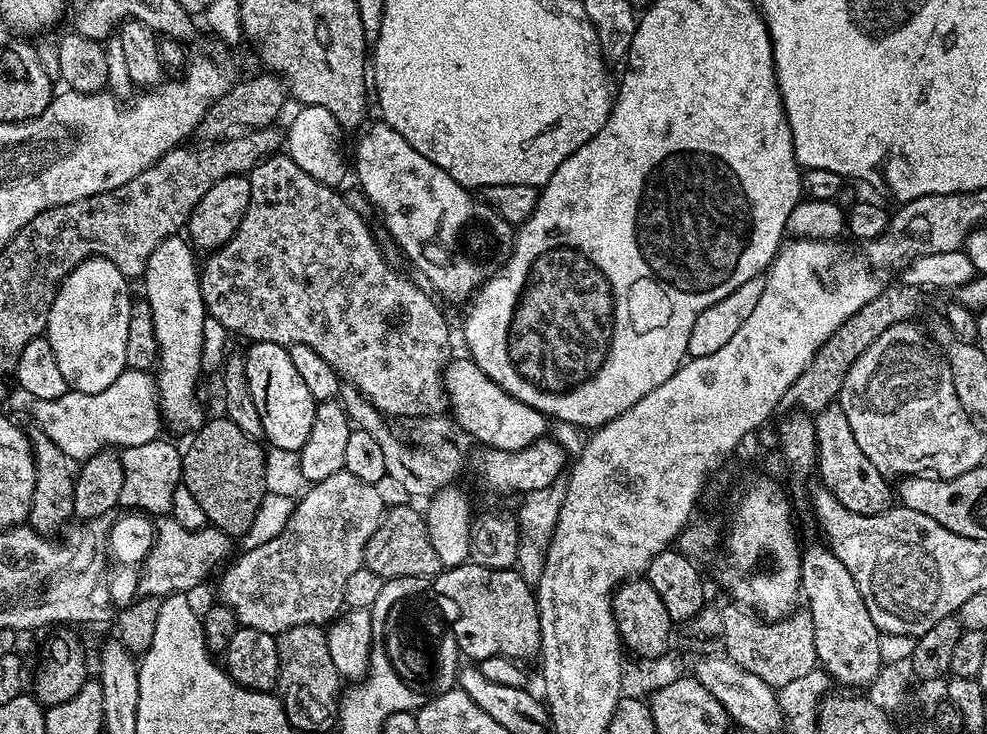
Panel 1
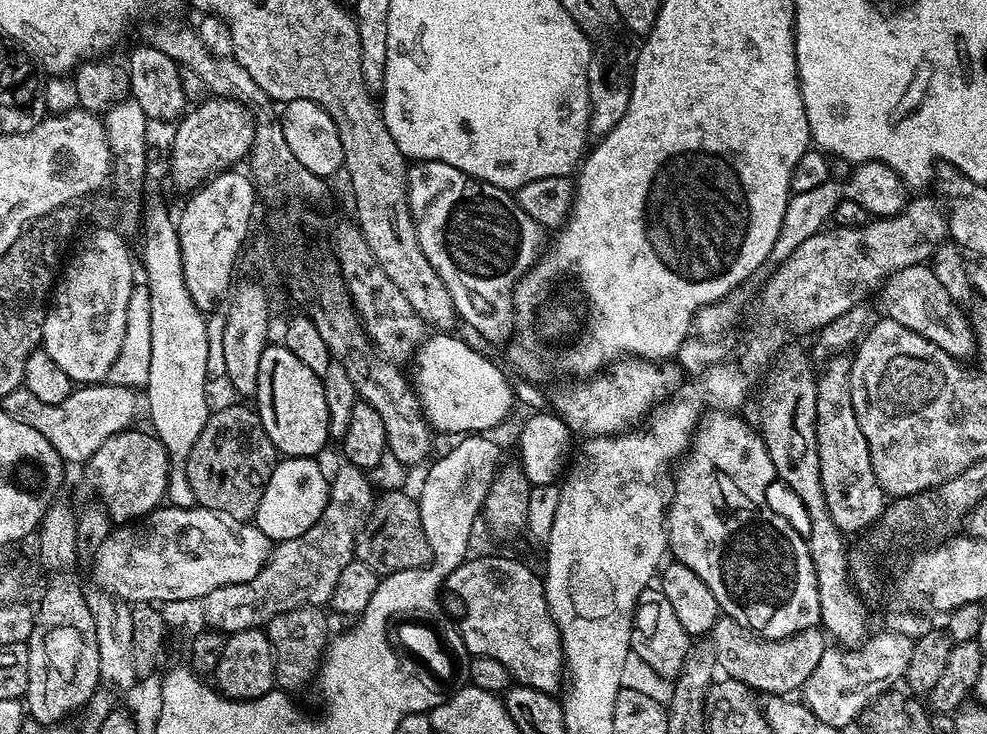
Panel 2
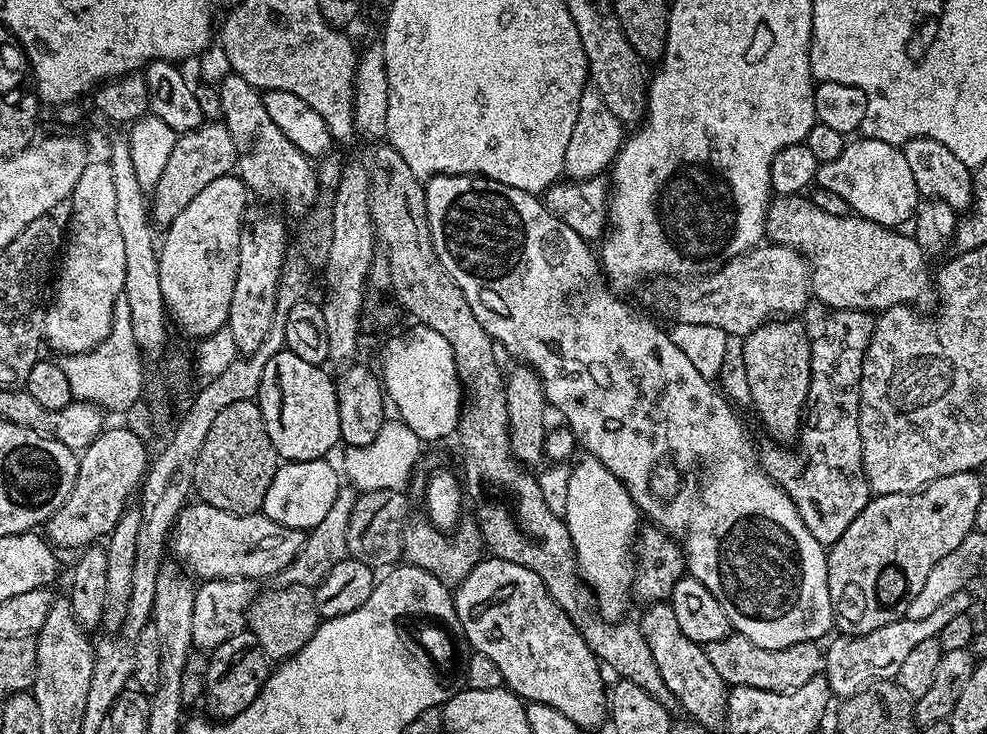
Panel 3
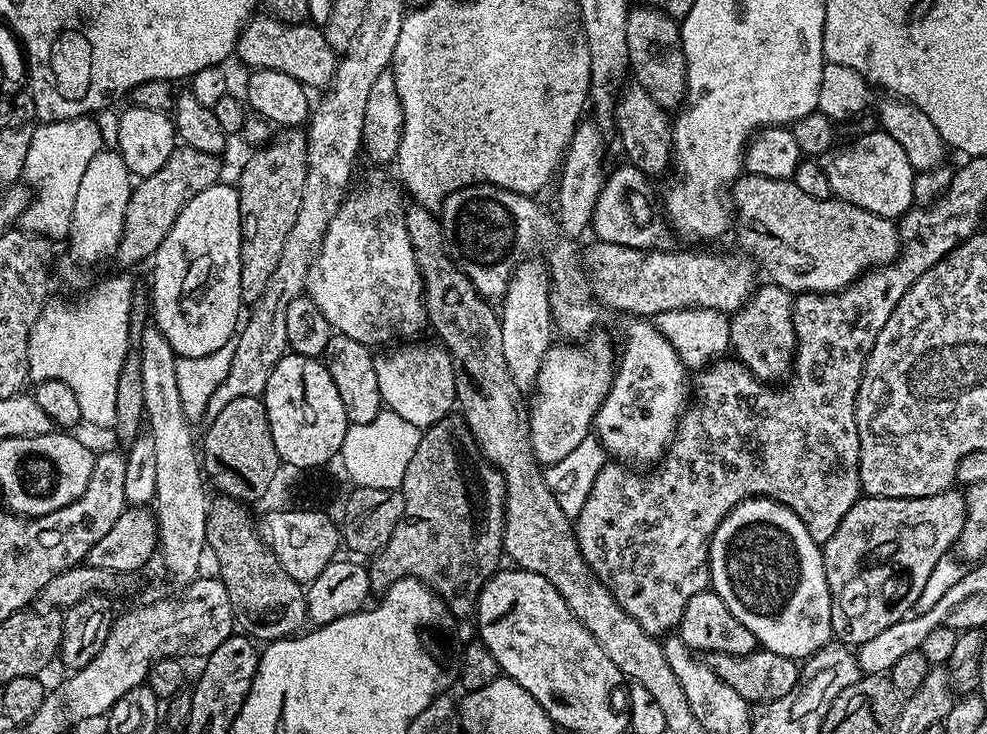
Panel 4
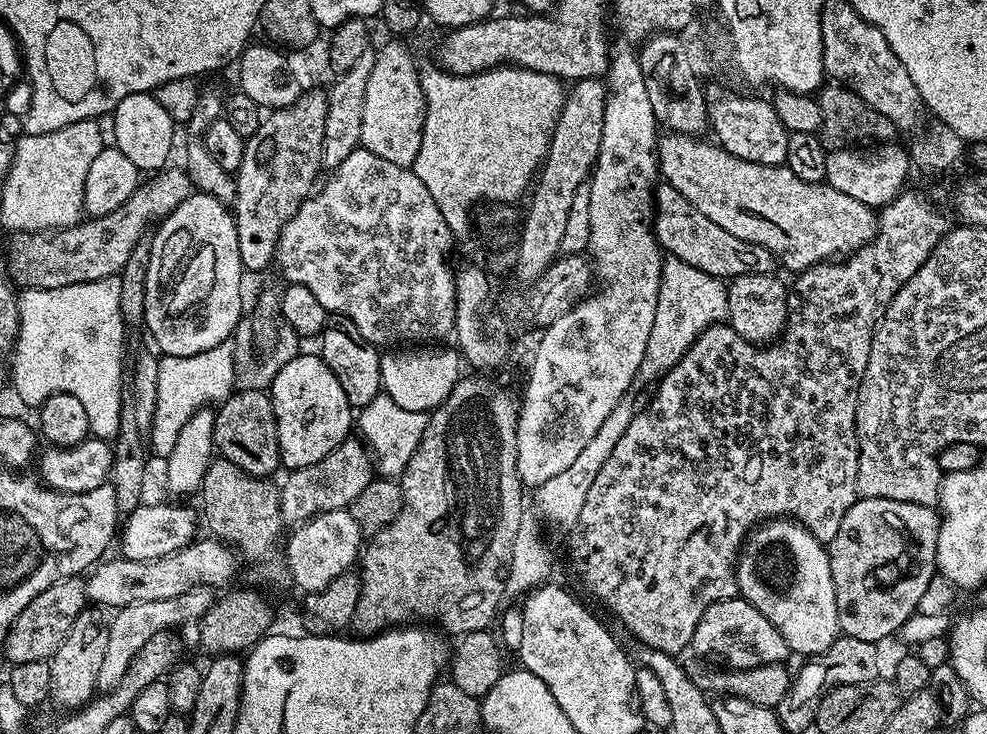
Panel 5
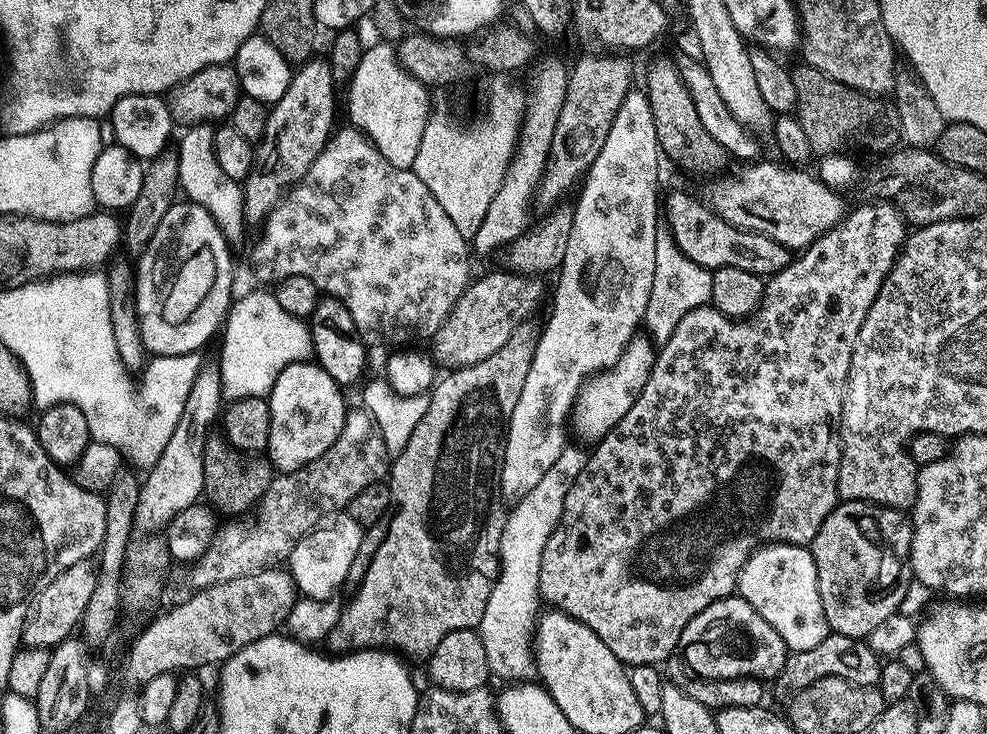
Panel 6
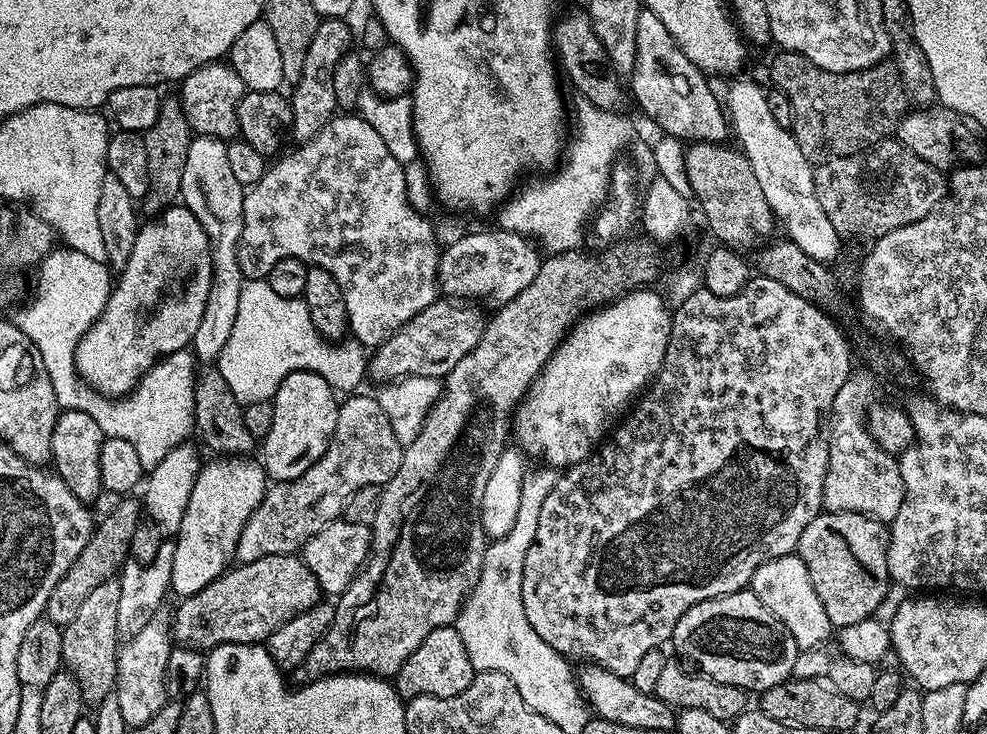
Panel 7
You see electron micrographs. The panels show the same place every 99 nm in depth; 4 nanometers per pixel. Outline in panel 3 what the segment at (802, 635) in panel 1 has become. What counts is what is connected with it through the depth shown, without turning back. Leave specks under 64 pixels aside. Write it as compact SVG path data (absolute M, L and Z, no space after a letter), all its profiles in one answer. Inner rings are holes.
M729 634L718 642L703 645L706 658L710 658L710 666L718 670L724 683L736 687L753 687L759 690L788 693L798 690L814 676L821 675L825 667L825 653L817 641L798 642L794 646L786 646L778 650L766 650L750 638L739 634Z

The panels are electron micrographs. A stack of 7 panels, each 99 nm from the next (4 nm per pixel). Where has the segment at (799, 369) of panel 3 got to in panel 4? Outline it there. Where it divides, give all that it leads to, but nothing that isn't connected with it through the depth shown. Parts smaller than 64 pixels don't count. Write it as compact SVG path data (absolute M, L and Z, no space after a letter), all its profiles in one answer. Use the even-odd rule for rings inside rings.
M771 282L763 284L753 291L751 298L731 317L730 348L735 359L747 366L749 372L759 380L780 382L791 373L792 362L796 359L796 331L792 321L794 296Z

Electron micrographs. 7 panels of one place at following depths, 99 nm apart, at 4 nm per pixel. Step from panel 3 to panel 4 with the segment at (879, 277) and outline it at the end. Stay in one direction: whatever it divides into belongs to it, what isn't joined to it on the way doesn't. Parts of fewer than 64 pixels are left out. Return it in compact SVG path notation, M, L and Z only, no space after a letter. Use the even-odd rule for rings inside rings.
M741 175L732 186L734 233L745 253L769 272L771 283L788 292L841 292L861 275L892 263L900 254L899 227L891 219L870 210L860 209L848 201L833 198L810 198L793 180Z

